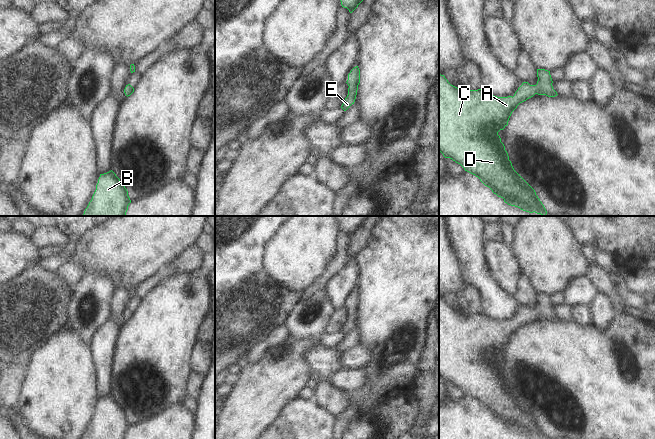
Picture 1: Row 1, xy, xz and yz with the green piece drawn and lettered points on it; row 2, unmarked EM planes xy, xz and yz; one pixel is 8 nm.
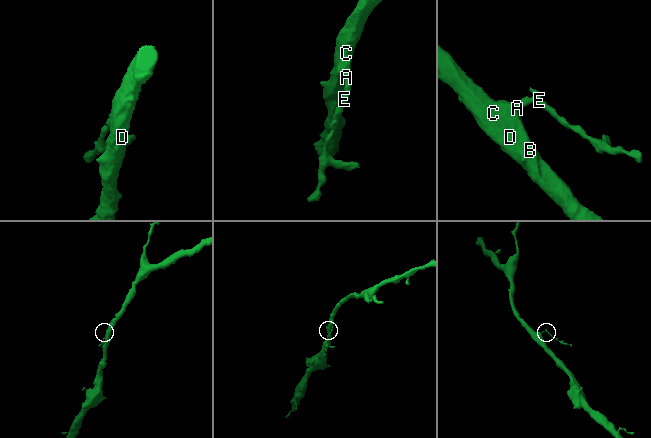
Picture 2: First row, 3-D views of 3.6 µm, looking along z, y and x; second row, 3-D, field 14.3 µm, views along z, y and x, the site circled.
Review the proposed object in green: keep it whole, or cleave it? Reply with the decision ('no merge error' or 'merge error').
no merge error

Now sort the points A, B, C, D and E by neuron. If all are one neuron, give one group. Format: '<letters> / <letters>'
A B C D E

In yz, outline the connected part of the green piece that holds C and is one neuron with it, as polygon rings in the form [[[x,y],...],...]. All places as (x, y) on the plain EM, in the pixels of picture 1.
[[[537,293],[536,309],[523,306],[514,320],[497,321],[483,313],[463,315],[451,309],[439,298],[439,375],[445,382],[460,388],[465,395],[475,399],[494,418],[508,429],[529,437],[546,439],[547,435],[535,414],[514,394],[504,368],[498,359],[507,349],[517,330],[535,318],[557,320],[553,313],[550,295]]]

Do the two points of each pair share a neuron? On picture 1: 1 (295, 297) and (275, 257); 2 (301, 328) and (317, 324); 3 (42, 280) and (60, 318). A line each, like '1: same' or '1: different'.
1: different
2: same
3: same

